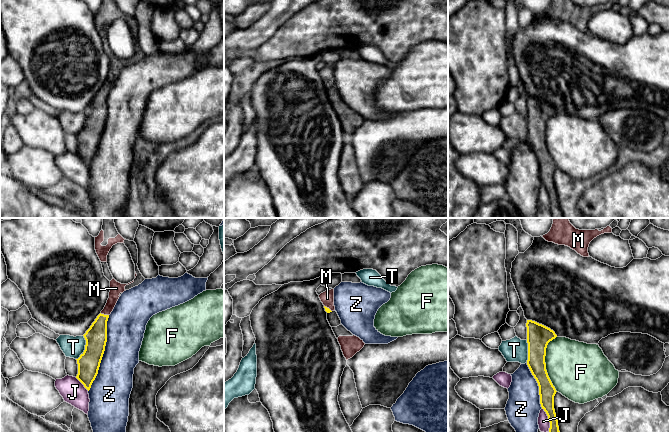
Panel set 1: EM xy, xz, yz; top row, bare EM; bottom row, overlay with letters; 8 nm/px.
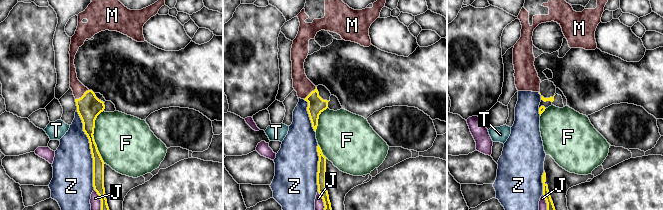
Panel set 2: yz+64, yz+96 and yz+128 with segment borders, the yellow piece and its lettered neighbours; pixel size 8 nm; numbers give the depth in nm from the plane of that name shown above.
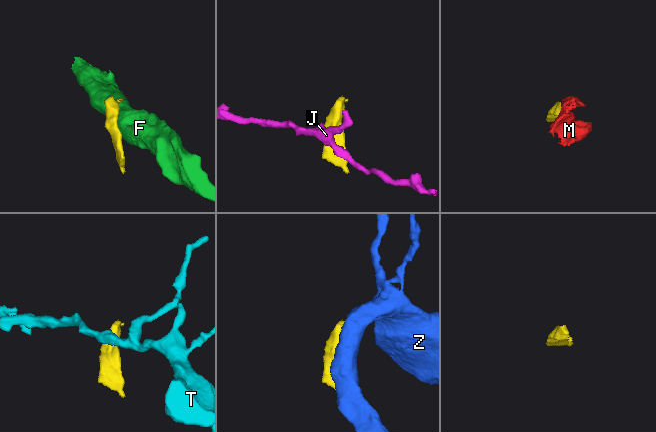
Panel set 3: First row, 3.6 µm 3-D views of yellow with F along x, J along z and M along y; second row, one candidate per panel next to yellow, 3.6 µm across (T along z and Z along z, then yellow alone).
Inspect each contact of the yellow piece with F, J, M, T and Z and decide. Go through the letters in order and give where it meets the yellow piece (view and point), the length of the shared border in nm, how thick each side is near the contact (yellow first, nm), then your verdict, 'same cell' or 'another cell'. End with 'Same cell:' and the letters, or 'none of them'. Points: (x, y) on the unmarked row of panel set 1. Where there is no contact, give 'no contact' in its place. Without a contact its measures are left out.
F: meets yellow in yz at (545, 139); contact 440 nm long; 190 nm thick on the yellow side, 440 nm on the other; another cell
J: meets yellow in yz at (549, 196); contact 200 nm long; 140 nm thick on the yellow side, 90 nm on the other; another cell
M: meets yellow in xy at (103, 90); contact 70 nm long; 180 nm thick on the yellow side, 100 nm on the other; same cell
T: meets yellow in xy at (85, 123); contact 200 nm long; 180 nm thick on the yellow side, 170 nm on the other; another cell
Z: meets yellow in xy at (103, 129); contact 650 nm long; 180 nm thick on the yellow side, 300 nm on the other; another cell
Same cell: M

